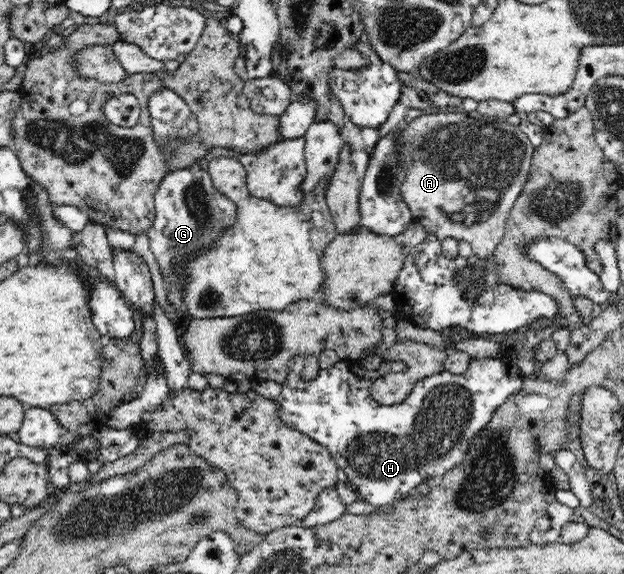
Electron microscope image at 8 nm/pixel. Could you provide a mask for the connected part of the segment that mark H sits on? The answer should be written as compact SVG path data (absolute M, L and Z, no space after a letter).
M506 355L471 357L465 373L455 375L444 370L438 375L429 375L414 384L410 395L402 403L380 405L371 396L371 380L388 372L404 372L404 362L383 360L378 369L366 370L357 360L345 358L330 369L320 370L314 379L308 381L302 378L303 365L301 356L292 357L288 361L287 377L281 383L282 391L275 400L280 420L327 447L340 469L346 472L350 486L364 502L374 506L388 505L395 499L408 496L417 485L426 483L428 479L438 481L443 478L446 471L464 459L471 439L490 421L495 409L520 389L519 381L525 378Z

